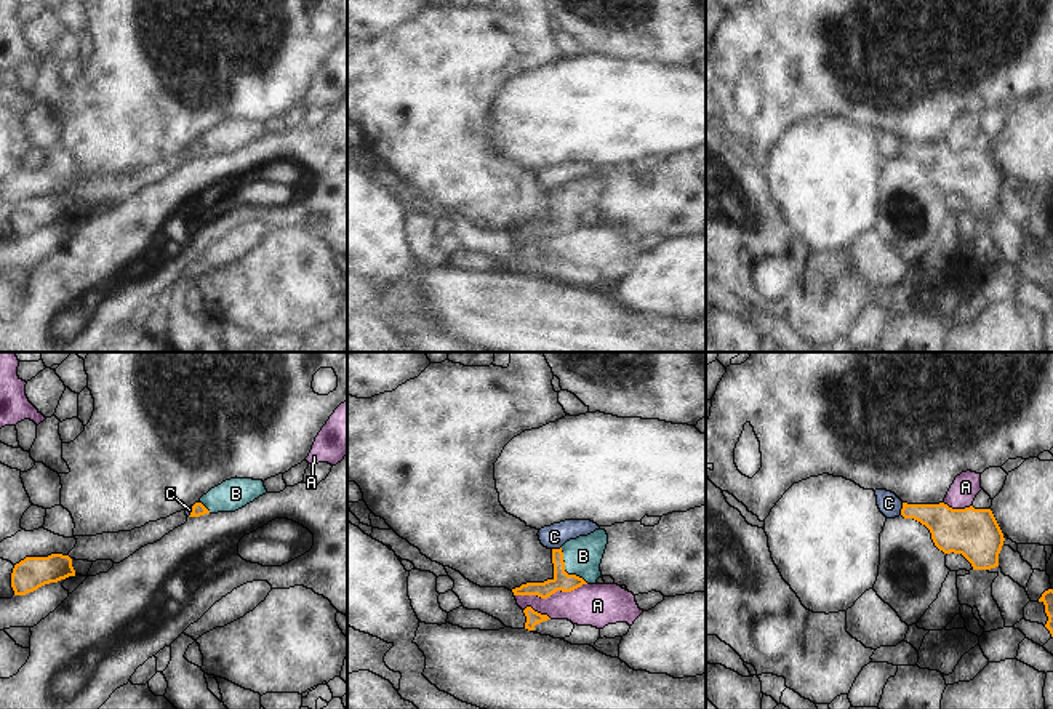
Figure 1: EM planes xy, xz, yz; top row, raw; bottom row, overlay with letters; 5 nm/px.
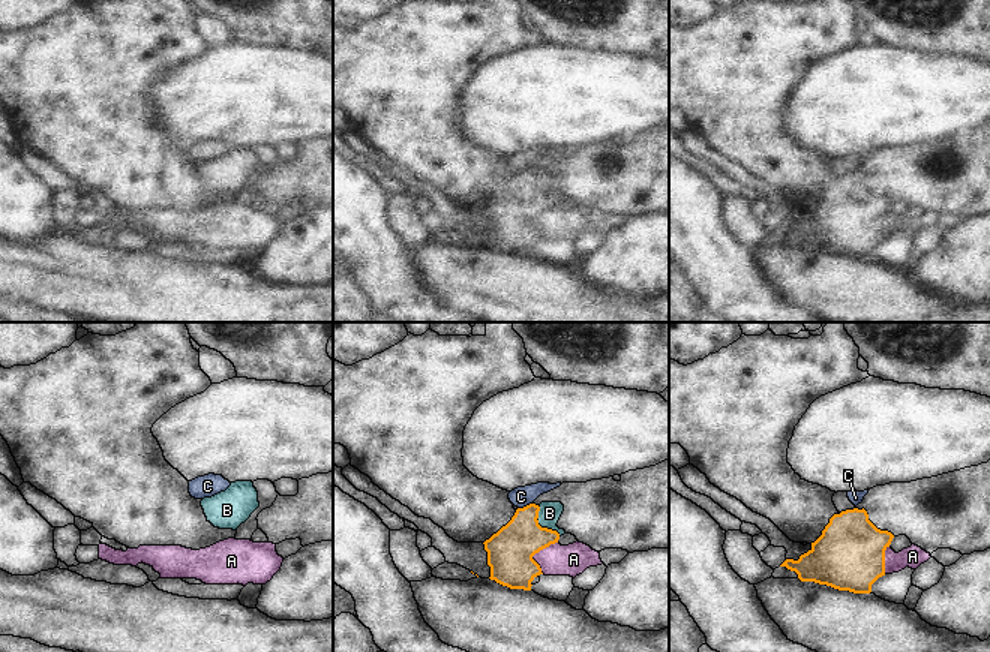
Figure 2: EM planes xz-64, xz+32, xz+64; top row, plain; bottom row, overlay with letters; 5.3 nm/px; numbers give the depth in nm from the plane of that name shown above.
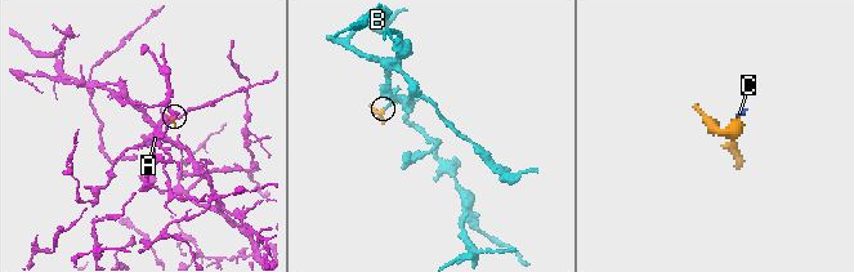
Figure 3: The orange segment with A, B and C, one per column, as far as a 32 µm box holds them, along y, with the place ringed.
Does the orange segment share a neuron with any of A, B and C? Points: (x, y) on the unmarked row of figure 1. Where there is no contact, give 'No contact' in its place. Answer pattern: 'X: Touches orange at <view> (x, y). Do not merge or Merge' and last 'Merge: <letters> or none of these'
A: Touches orange at xz (549, 237). Do not merge
B: Touches orange at xz (564, 212). Merge
C: Touches orange at yz (901, 151). Do not merge
Merge: B

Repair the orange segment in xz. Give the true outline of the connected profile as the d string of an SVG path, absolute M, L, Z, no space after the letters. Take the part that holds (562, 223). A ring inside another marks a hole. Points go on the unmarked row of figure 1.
M595 171L587 178L567 182L560 190L552 190L554 219L544 224L526 224L512 230L514 237L538 237L547 240L557 232L571 234L583 226L595 226L602 219L600 205L608 186L605 171Z

